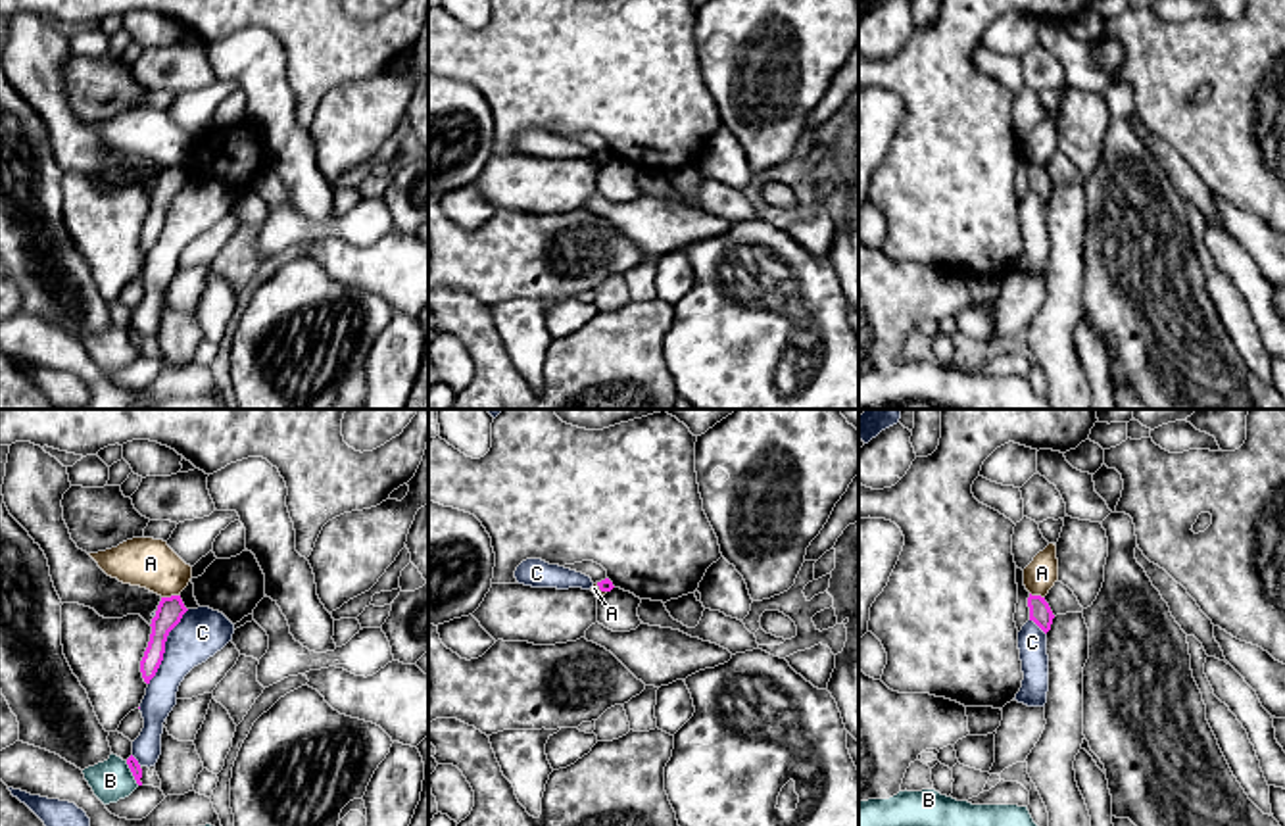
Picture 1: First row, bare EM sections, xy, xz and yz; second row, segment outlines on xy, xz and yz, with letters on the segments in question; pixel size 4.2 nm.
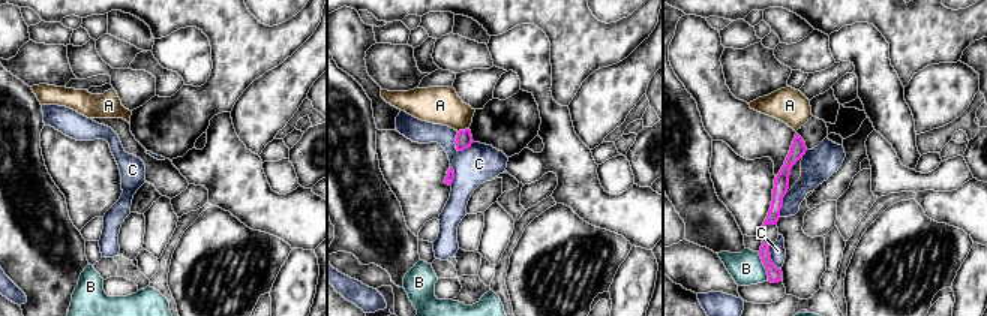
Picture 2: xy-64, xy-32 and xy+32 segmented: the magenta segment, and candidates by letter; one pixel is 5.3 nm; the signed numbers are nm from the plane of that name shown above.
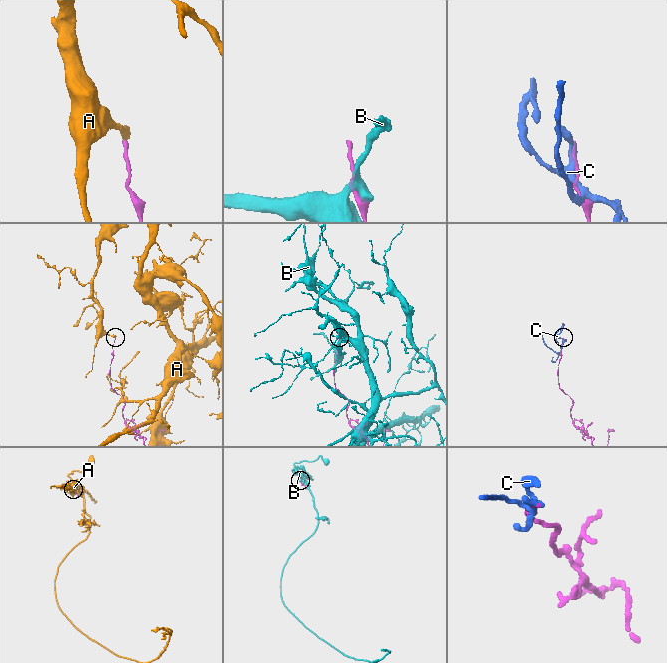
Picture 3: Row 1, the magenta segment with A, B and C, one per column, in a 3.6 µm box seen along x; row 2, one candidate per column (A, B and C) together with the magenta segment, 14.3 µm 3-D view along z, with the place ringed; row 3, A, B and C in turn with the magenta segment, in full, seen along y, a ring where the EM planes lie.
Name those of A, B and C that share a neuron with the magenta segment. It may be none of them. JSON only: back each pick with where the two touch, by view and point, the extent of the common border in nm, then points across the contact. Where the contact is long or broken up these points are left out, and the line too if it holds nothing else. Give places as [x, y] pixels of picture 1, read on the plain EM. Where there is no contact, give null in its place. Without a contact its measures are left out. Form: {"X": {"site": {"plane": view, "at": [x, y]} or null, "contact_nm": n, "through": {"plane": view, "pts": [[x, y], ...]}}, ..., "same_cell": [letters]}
{"same_cell": []}

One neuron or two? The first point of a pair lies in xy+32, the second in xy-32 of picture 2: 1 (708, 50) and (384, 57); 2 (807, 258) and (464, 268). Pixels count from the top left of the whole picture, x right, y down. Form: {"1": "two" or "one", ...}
{"1": "two", "2": "one"}

